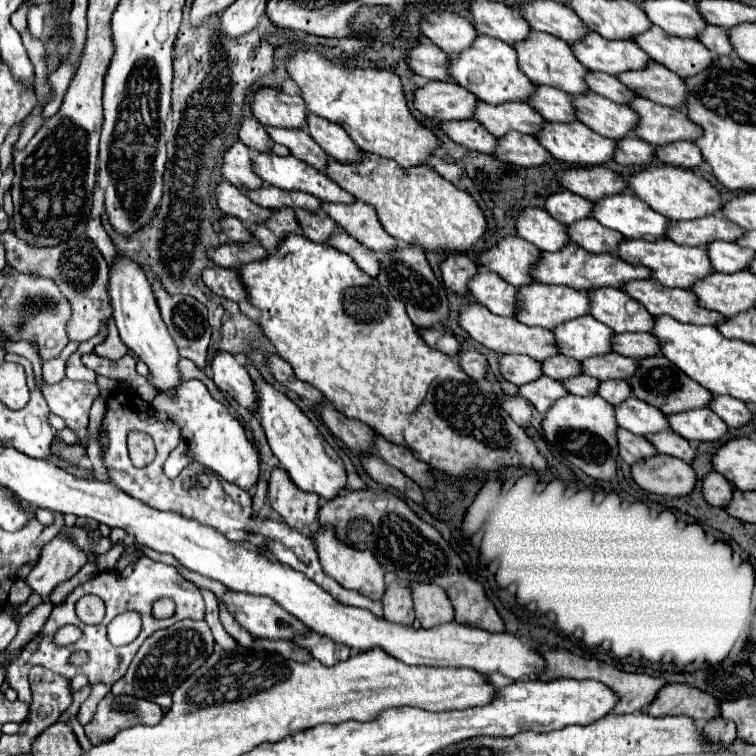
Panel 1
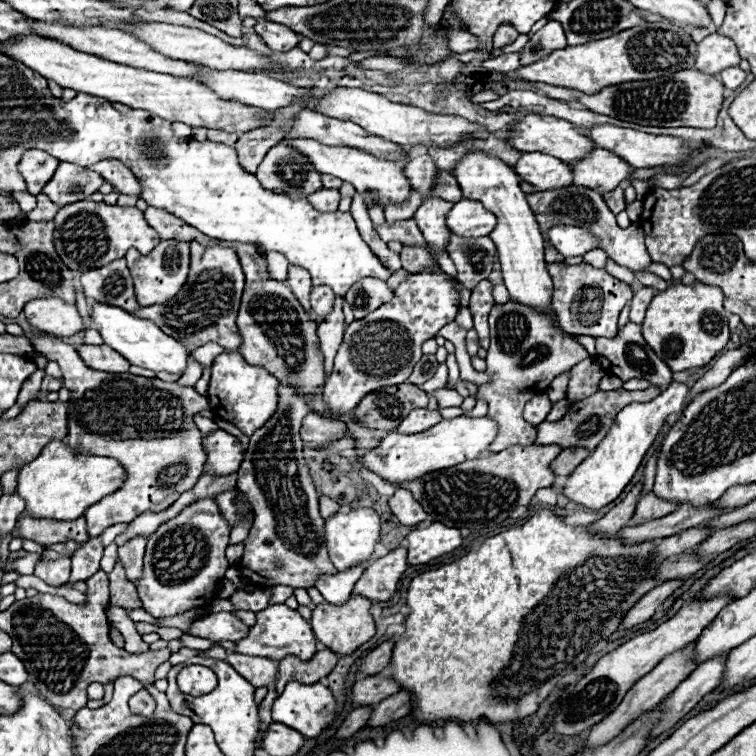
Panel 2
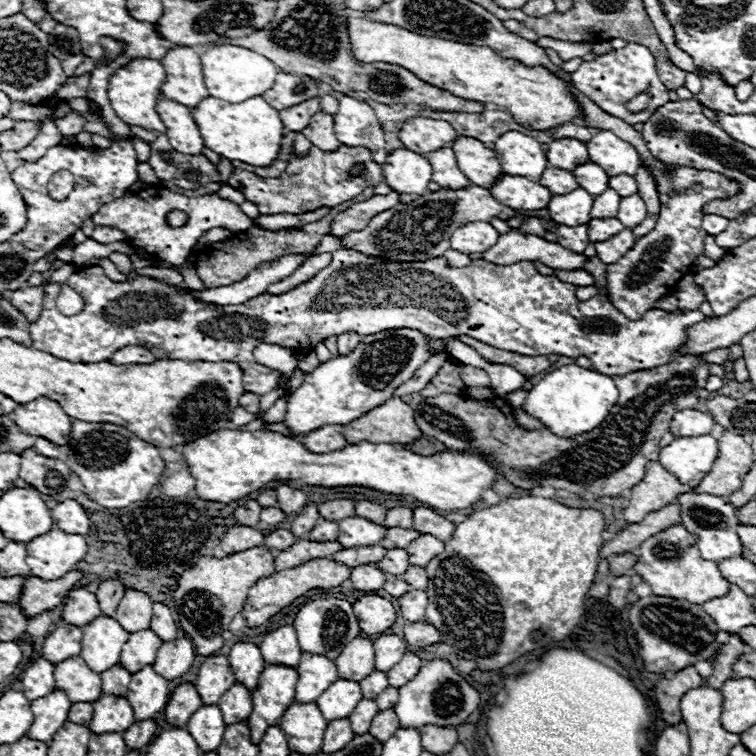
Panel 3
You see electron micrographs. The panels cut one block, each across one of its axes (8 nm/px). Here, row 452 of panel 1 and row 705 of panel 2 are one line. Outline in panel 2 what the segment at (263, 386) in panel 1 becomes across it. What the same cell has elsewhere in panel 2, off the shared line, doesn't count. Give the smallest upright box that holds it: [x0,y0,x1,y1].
[272,682,336,738]

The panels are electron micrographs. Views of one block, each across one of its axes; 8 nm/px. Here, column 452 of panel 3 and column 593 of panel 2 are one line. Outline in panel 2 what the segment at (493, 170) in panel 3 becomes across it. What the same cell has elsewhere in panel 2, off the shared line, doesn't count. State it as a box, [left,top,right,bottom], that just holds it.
[510,114,596,164]

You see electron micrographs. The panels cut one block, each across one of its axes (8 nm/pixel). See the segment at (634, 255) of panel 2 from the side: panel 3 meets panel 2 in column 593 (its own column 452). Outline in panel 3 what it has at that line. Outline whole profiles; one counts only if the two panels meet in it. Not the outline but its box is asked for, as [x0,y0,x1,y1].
[344,186,518,262]

